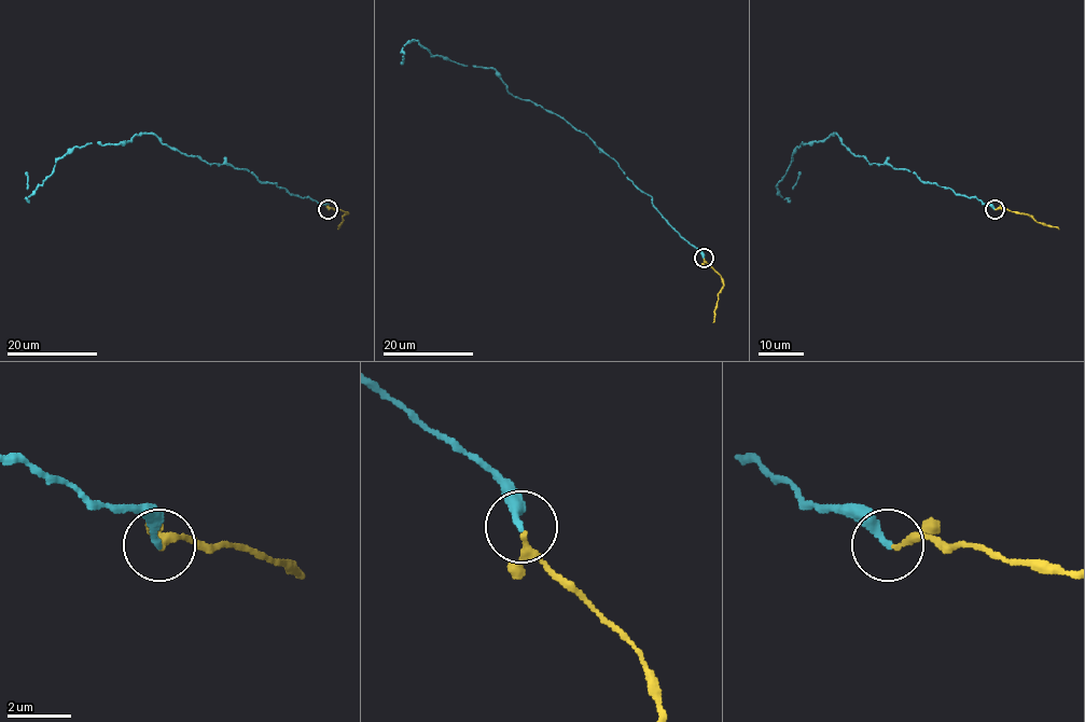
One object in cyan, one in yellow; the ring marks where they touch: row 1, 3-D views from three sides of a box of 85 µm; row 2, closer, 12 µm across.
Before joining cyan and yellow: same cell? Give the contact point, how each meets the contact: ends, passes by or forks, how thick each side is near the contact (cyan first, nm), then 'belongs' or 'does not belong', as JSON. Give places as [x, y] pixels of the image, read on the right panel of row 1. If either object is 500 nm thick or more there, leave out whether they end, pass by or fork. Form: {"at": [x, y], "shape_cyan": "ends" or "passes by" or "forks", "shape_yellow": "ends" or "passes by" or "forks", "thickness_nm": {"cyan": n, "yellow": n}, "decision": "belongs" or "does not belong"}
{"at": [995, 209], "shape_cyan": "ends", "shape_yellow": "passes by", "thickness_nm": {"cyan": 260, "yellow": 170}, "decision": "belongs"}

